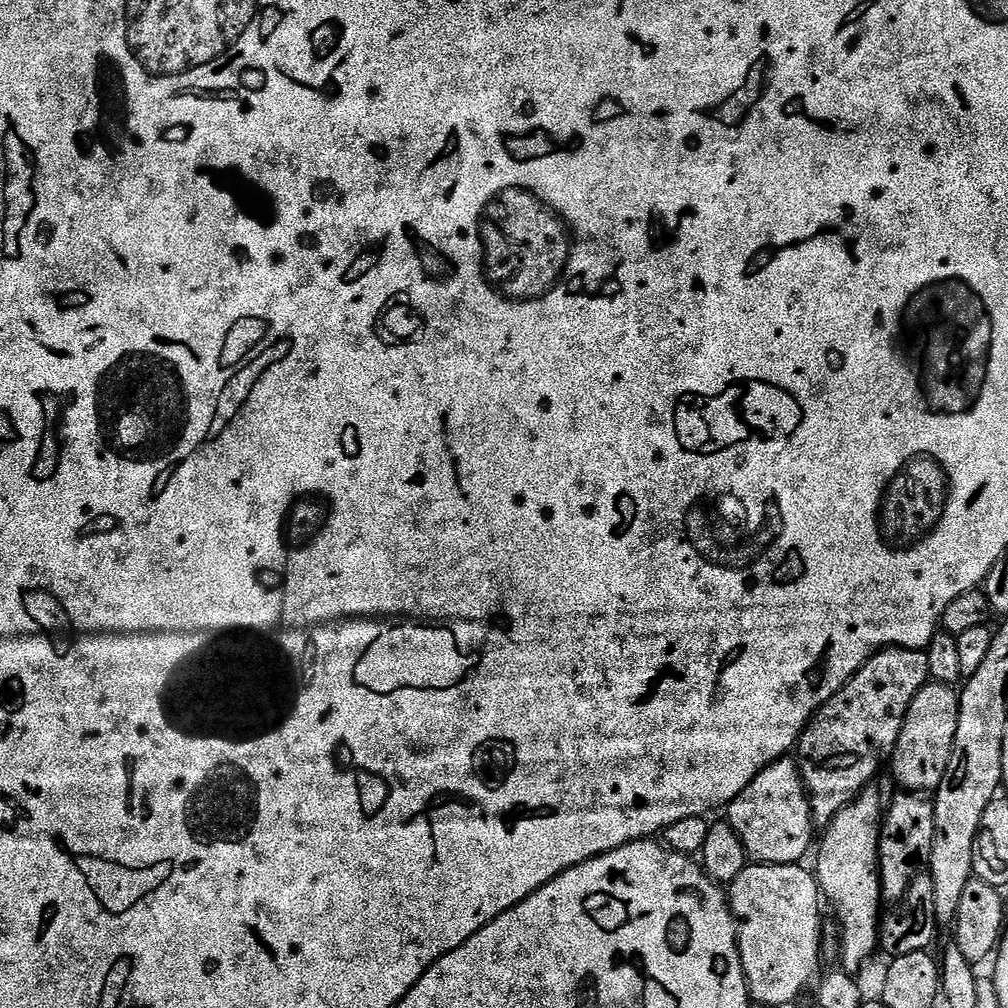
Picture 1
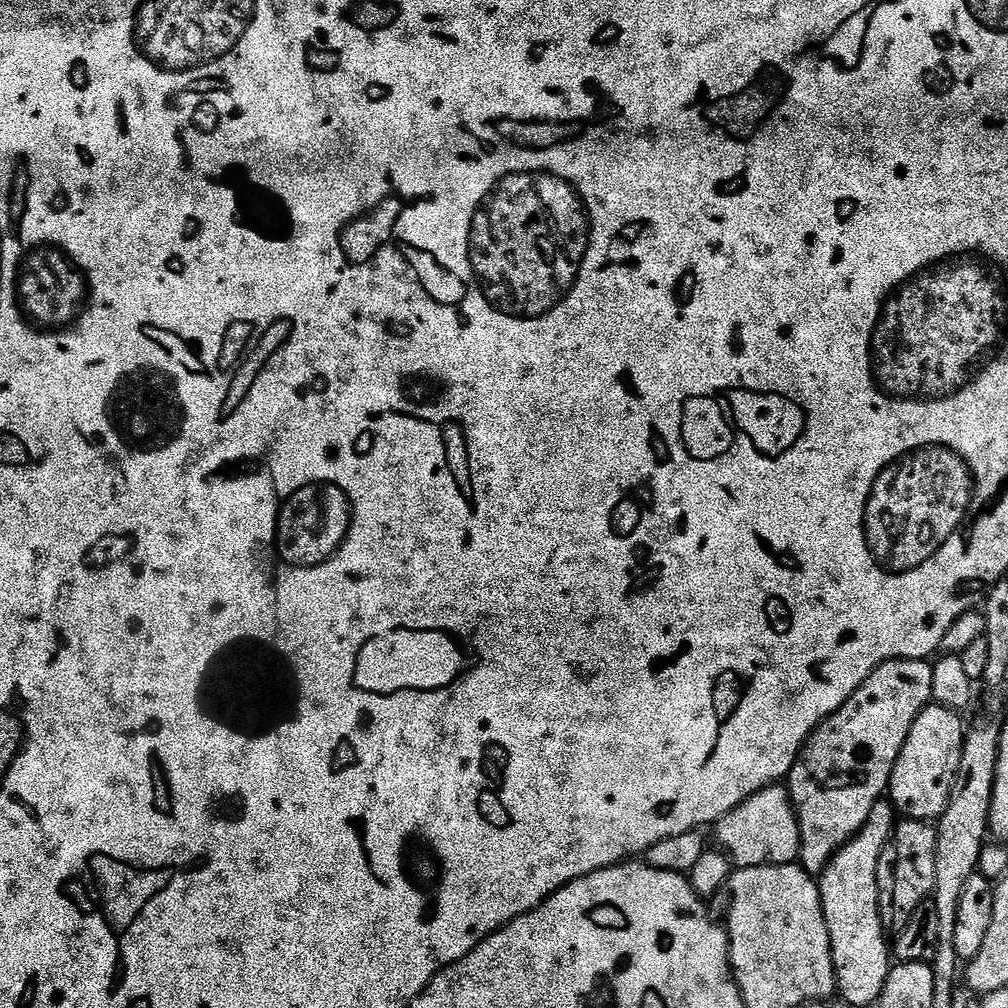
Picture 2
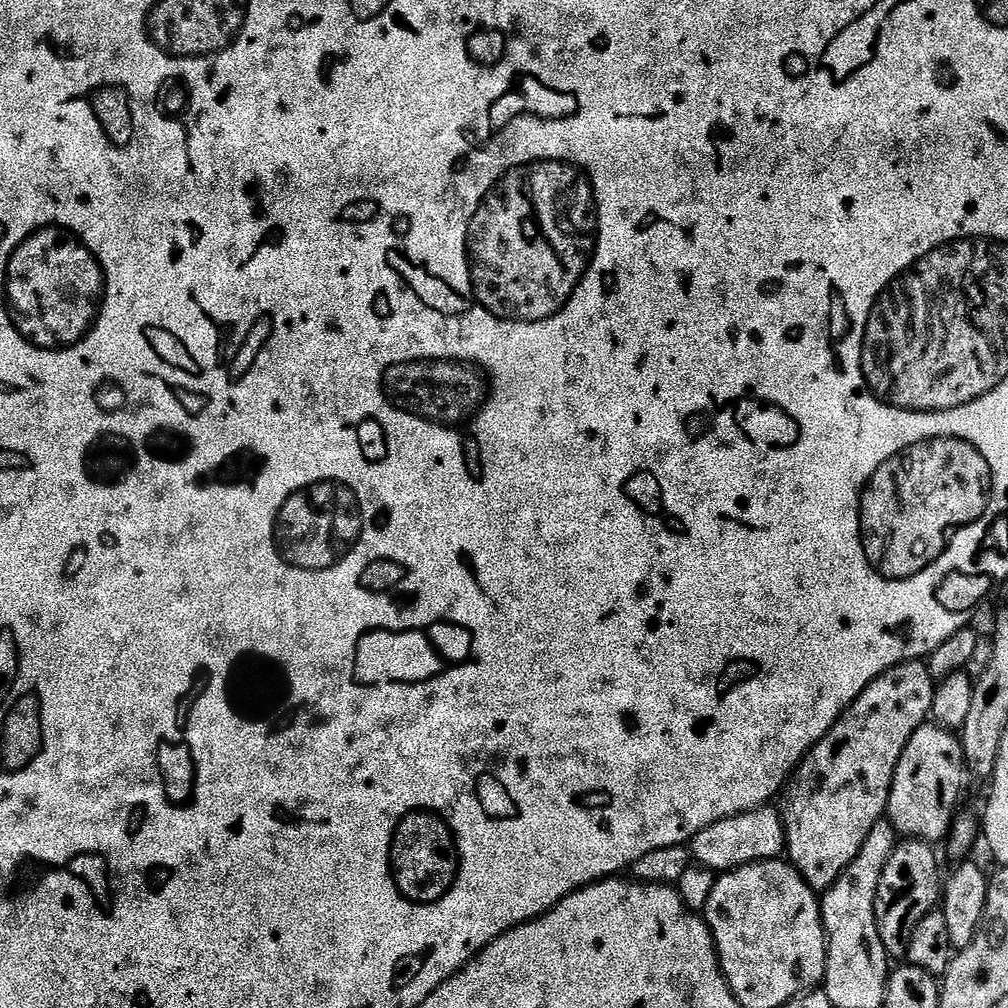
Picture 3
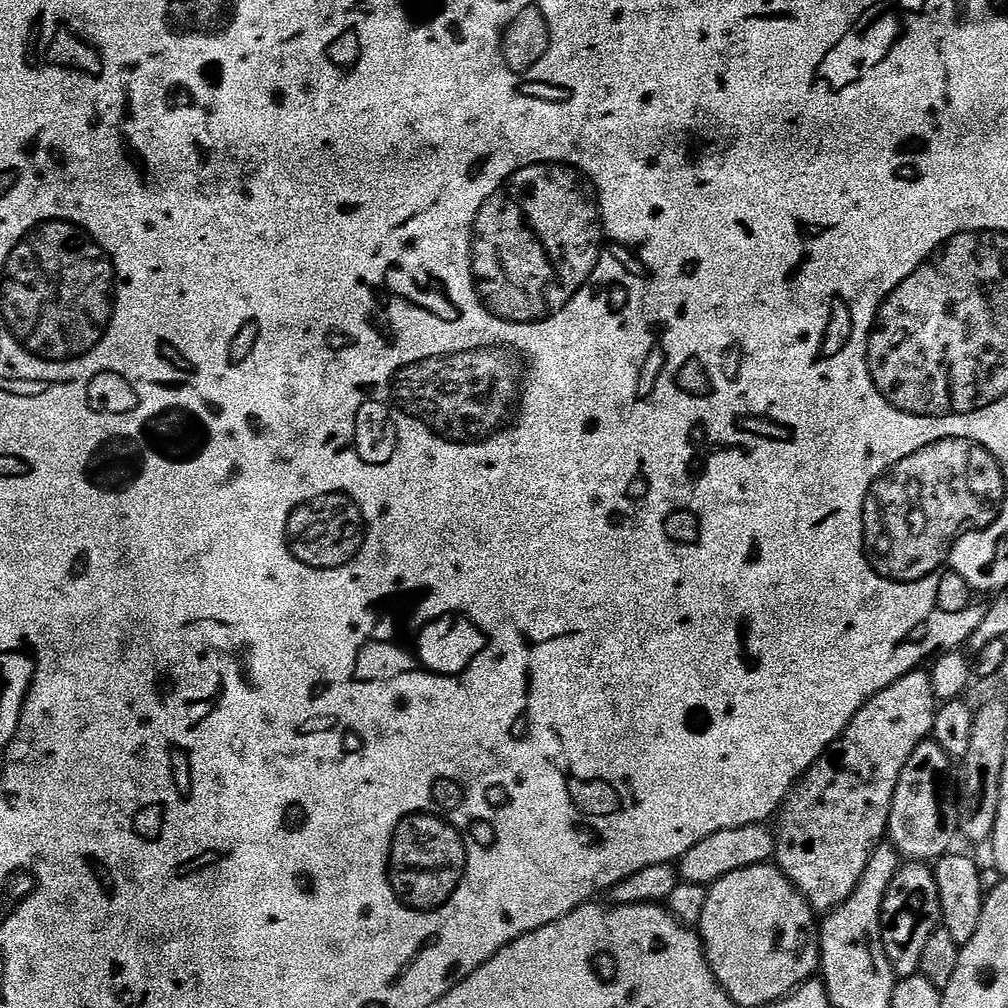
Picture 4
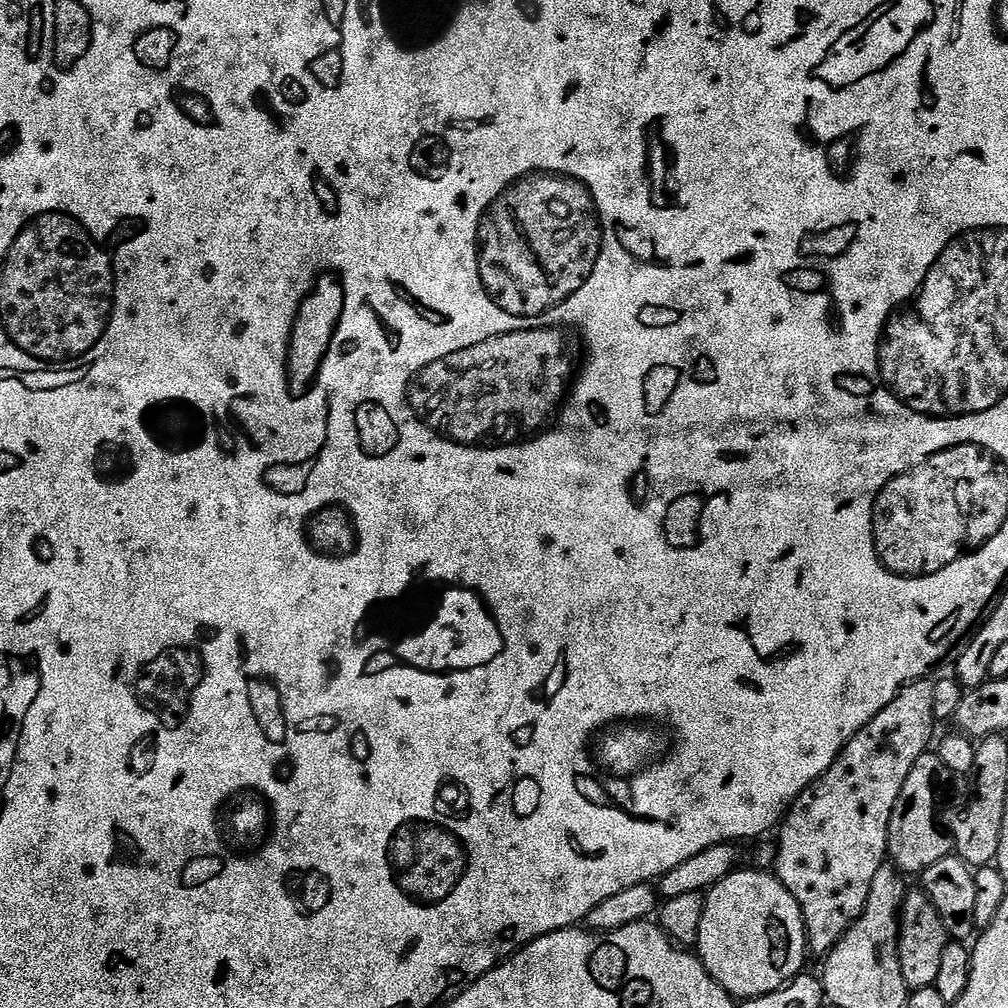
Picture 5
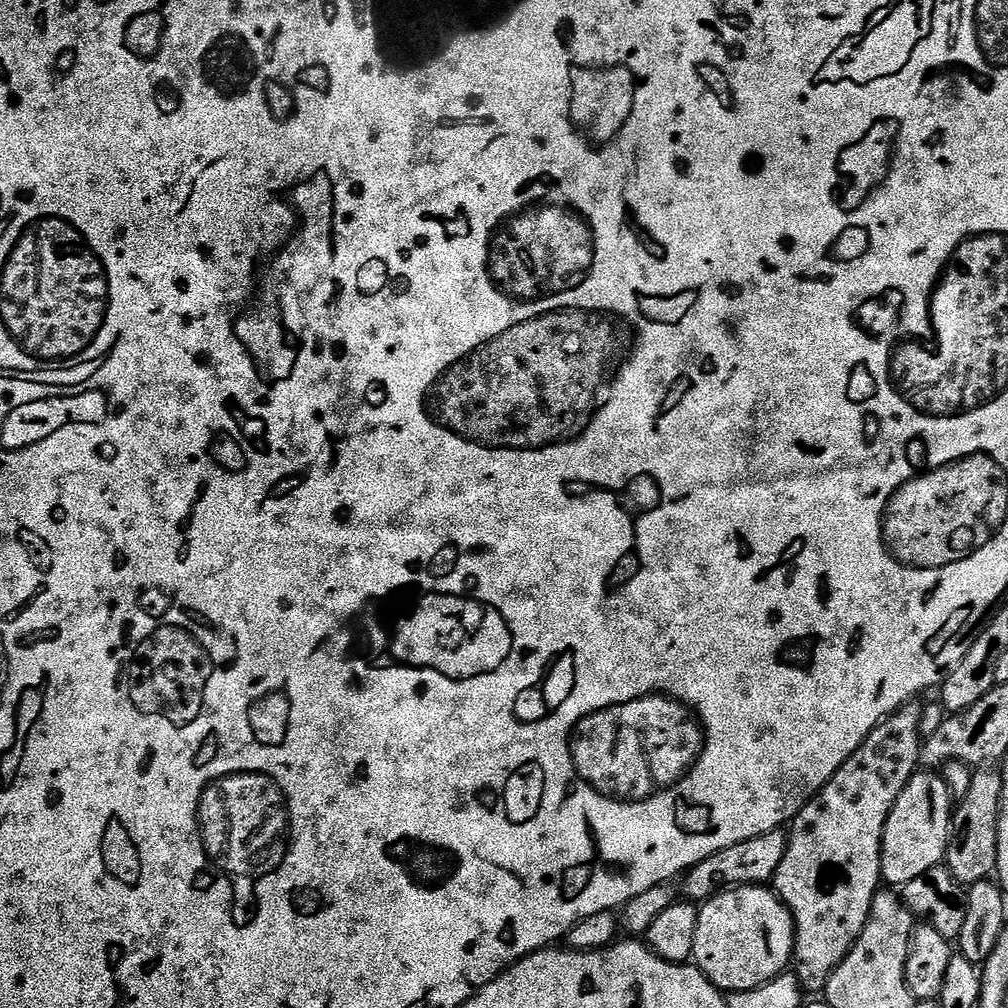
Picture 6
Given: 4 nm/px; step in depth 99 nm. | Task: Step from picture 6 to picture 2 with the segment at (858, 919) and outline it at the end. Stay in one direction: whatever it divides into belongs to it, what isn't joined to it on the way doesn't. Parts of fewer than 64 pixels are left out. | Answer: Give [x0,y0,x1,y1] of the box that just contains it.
[786,660,934,874]

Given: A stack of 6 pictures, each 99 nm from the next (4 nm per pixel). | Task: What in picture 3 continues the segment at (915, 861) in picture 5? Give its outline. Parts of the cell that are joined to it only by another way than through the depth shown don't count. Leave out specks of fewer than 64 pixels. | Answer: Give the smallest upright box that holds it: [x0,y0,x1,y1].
[886,722,966,842]

